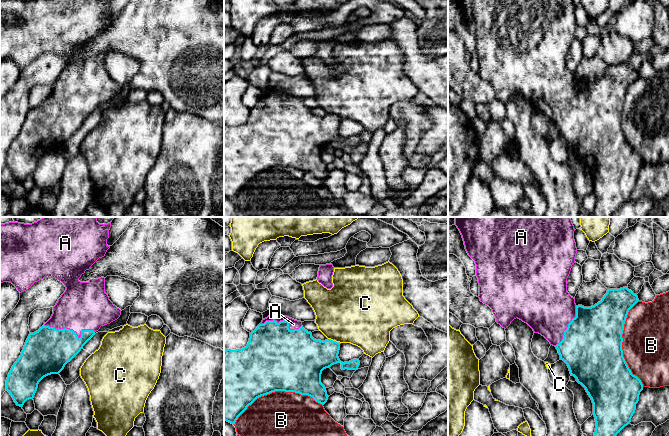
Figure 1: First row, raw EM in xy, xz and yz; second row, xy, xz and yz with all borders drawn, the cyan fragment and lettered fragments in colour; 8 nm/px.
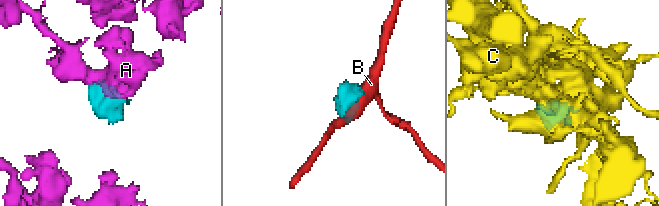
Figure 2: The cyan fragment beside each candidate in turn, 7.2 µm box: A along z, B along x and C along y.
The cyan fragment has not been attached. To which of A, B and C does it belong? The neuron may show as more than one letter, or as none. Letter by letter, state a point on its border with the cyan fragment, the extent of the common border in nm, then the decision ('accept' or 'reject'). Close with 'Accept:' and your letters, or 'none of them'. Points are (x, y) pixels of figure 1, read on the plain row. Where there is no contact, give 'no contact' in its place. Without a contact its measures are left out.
A: meets cyan in xy at (72, 106); contact 420 nm long; accept
B: meets cyan in xz at (276, 166); contact 750 nm long; reject
C: meets cyan in xz at (332, 116); contact 90 nm long; reject
Accept: A

